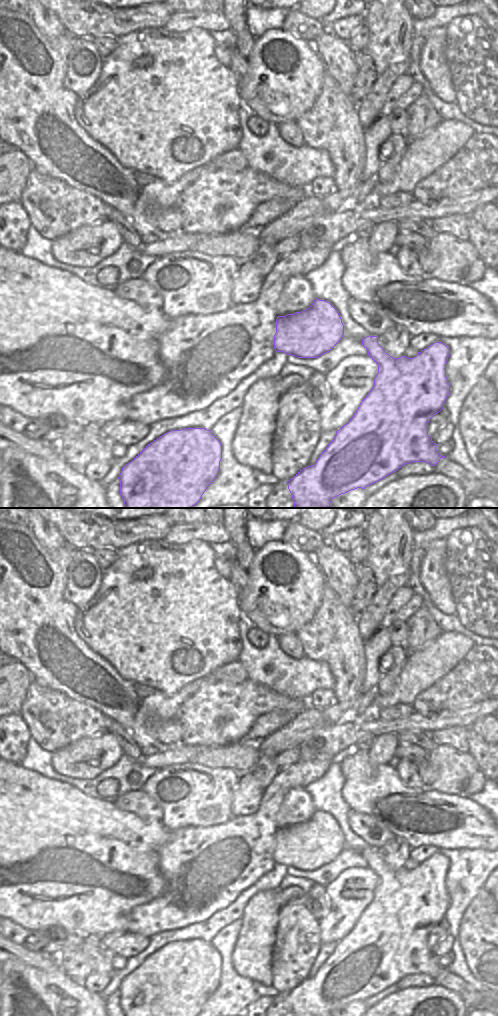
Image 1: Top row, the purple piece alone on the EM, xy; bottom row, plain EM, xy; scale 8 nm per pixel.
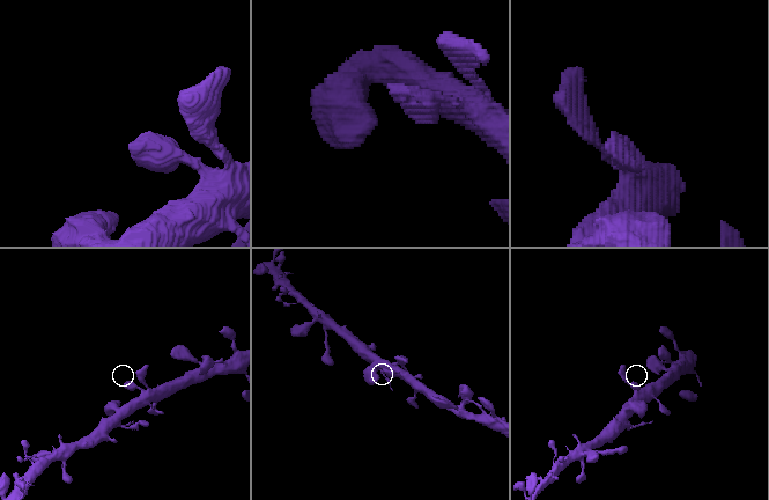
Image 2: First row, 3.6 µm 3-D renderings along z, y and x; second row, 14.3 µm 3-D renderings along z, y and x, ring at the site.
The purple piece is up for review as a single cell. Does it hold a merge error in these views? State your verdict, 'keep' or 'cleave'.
keep

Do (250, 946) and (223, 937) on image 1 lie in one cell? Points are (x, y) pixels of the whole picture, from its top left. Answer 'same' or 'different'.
different

